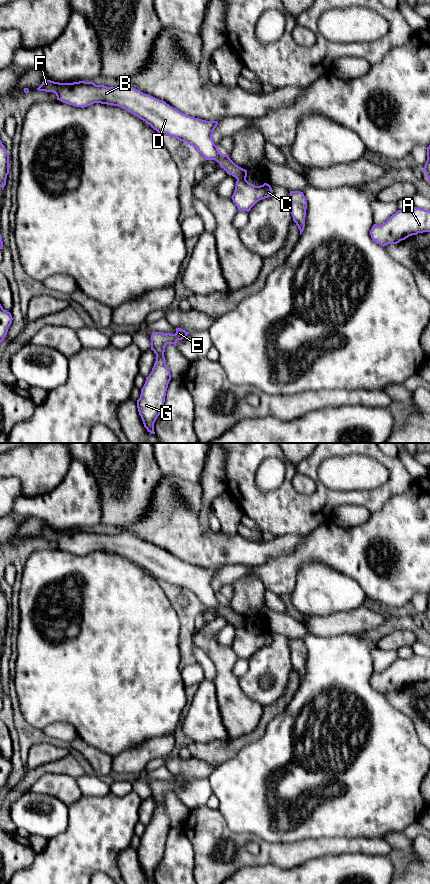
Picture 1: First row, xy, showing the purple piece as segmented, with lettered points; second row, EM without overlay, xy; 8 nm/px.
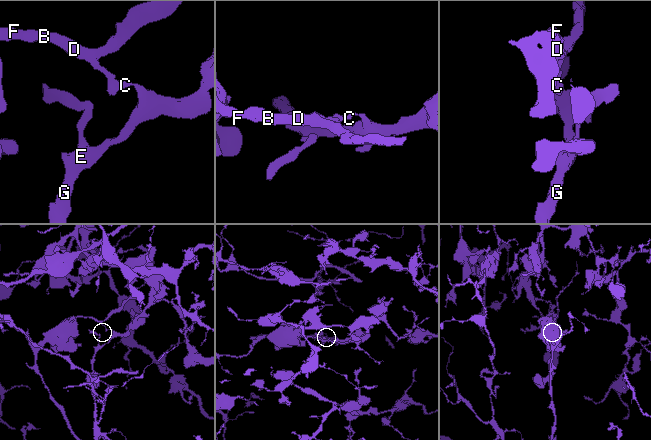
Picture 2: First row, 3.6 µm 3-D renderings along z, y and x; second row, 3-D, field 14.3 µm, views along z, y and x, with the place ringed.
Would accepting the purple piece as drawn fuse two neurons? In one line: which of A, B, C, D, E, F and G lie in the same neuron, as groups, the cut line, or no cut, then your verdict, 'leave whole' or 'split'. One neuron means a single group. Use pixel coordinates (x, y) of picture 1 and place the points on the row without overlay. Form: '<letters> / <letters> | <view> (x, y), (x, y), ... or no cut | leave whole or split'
A C E G / B D F | xy (245, 627), (237, 628) | split

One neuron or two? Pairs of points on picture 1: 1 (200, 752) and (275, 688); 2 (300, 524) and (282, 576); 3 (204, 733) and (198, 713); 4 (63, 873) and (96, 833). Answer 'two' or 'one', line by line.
1: two
2: two
3: one
4: one

